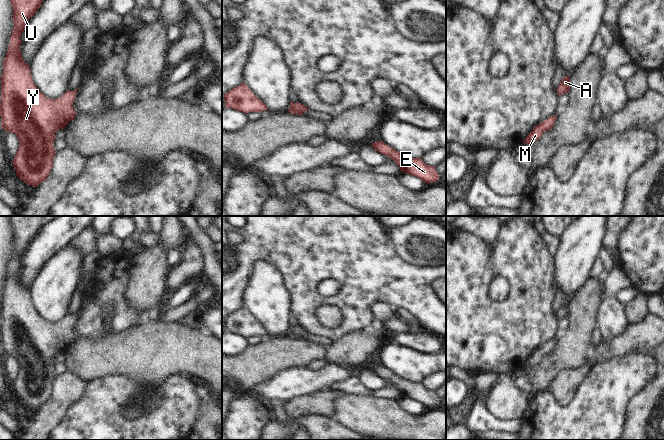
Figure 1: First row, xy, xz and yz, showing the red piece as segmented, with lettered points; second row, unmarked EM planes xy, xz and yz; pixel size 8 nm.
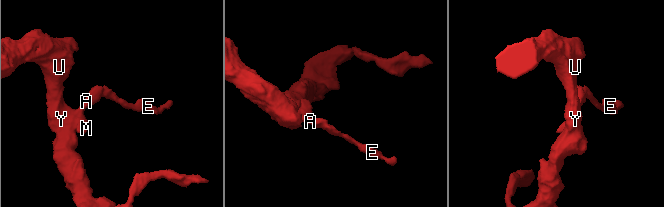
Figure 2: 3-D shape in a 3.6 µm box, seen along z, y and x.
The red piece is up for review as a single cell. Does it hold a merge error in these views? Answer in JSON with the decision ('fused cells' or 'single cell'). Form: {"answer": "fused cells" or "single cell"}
{"answer": "single cell"}

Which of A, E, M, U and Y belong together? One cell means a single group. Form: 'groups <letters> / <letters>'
groups A E M U Y

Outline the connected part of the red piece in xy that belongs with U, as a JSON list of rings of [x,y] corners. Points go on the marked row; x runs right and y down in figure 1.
[[[10,0],[13,7],[13,22],[14,28],[10,36],[10,44],[3,62],[3,72],[1,76],[1,103],[0,116],[1,126],[3,130],[17,135],[19,140],[19,148],[16,156],[13,158],[13,165],[18,178],[28,185],[37,187],[41,182],[45,181],[53,166],[53,159],[56,151],[53,147],[55,141],[55,133],[59,129],[65,129],[69,121],[74,120],[76,112],[73,109],[73,101],[77,94],[77,89],[74,91],[67,90],[58,99],[49,99],[38,90],[33,82],[29,64],[26,64],[20,52],[20,36],[25,29],[29,19],[34,16],[37,9],[40,7],[43,0]]]

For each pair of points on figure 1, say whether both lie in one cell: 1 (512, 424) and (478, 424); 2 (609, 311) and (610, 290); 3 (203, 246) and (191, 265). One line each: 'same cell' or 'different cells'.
1: same cell
2: different cells
3: different cells

